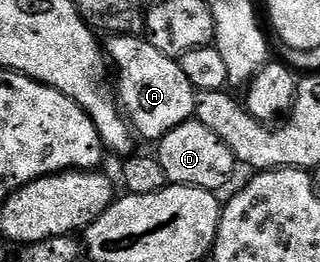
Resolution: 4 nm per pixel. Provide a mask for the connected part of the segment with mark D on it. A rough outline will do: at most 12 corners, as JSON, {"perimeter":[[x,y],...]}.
{"perimeter":[[196,118],[157,140],[167,184],[215,193],[240,164]]}

